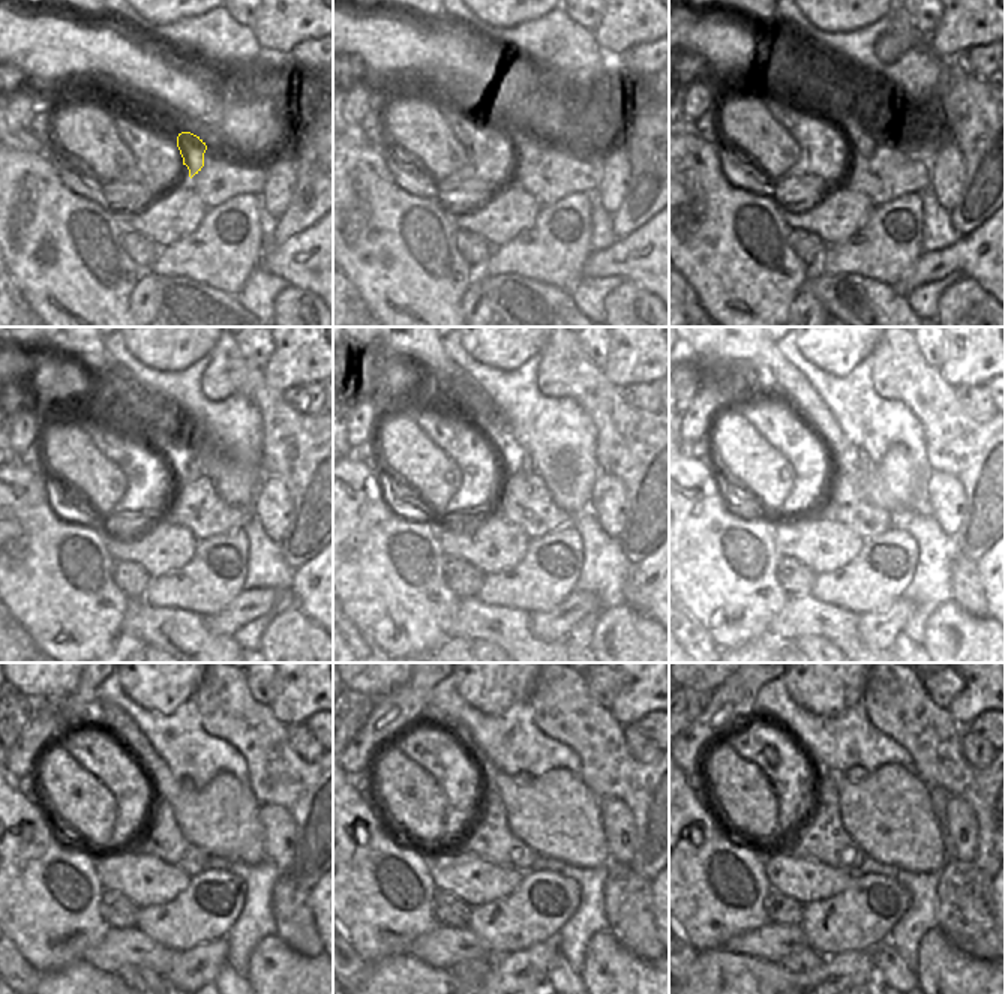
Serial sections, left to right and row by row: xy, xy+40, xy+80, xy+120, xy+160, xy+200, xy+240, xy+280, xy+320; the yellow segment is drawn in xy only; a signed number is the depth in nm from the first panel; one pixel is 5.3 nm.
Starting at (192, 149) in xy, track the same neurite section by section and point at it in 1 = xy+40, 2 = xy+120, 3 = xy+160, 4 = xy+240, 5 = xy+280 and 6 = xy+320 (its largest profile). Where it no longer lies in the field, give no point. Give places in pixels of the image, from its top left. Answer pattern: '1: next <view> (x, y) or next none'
1: next xy+40 (525, 141)
2: next xy+120 (183, 464)
3: next xy+160 (525, 467)
4: next xy+240 (185, 783)
5: next xy+280 (521, 778)
6: next xy+320 (857, 772)

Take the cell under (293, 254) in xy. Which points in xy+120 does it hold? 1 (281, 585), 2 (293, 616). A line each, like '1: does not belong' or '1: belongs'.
1: does not belong
2: does not belong

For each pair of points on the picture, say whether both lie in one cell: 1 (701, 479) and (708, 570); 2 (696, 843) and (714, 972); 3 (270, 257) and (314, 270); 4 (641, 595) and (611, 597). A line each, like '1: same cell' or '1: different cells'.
1: same cell
2: different cells
3: same cell
4: different cells

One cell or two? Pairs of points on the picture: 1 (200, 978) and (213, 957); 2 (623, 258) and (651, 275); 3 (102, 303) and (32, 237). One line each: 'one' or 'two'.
1: one
2: one
3: one

